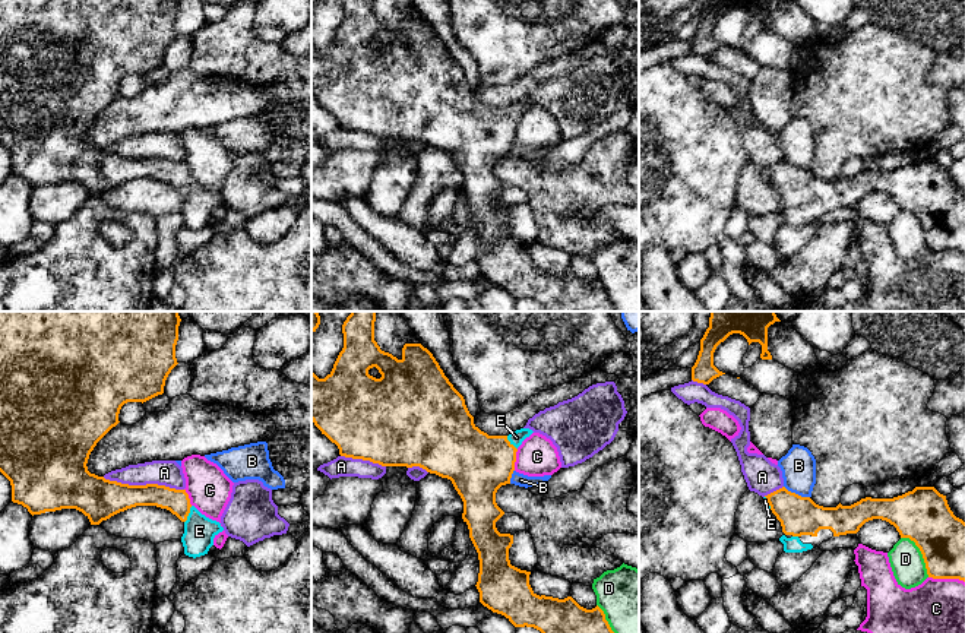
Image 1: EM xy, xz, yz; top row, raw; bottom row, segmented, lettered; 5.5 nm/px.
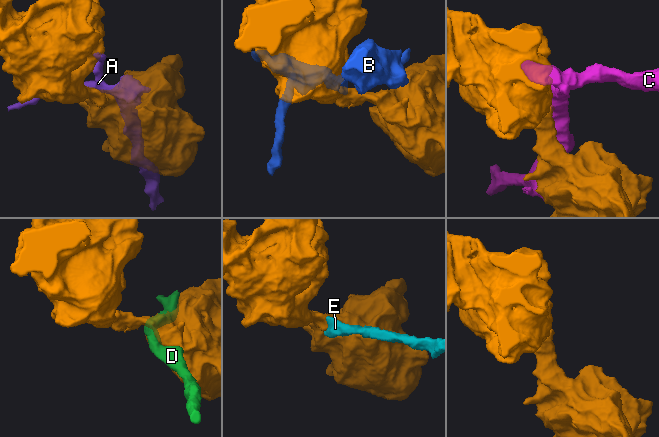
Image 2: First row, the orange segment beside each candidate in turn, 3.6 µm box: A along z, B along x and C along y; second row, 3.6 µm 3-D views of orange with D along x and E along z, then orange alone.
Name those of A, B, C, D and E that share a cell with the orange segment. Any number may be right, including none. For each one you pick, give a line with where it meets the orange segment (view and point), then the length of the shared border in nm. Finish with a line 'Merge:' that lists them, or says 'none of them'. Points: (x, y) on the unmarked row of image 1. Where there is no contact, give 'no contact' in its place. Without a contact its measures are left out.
E: contact xy (187, 187); length 100 nm
Merge: E

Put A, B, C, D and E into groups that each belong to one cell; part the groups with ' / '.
A / B / C / D / E

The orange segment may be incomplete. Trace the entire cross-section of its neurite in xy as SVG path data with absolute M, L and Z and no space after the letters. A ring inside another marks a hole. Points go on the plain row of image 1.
M0 0L0 145L10 153L12 174L26 180L32 189L76 181L91 197L136 178L156 178L184 196L181 215L186 228L208 227L224 200L192 178L186 162L121 156L91 146L86 139L96 115L120 95L124 76L143 76L164 66L165 53L178 37L177 13L178 0Z

